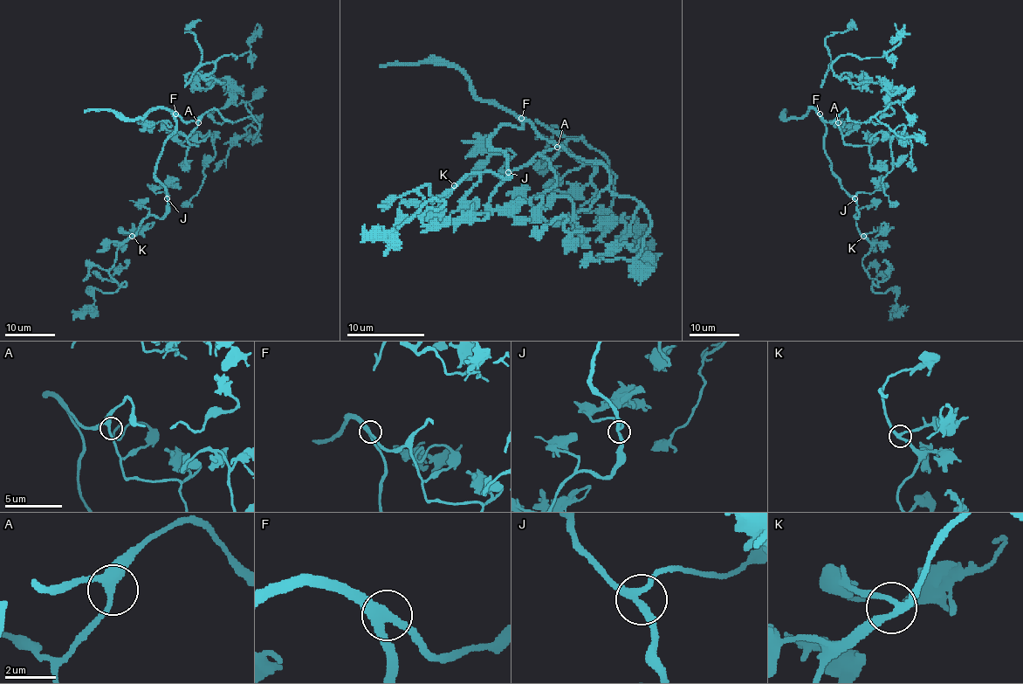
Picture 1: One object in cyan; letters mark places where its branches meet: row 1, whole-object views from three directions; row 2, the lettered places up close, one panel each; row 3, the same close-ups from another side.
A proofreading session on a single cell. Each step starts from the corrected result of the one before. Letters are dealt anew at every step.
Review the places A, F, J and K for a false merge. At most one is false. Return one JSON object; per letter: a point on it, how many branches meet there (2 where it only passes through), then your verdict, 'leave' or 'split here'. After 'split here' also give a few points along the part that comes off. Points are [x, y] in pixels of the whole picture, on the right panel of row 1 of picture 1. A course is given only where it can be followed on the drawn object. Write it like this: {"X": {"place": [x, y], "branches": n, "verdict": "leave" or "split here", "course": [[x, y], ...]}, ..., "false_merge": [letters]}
{"A": {"place": [838, 122], "branches": 3, "verdict": "leave"}, "F": {"place": [820, 114], "branches": 3, "verdict": "leave"}, "J": {"place": [854, 198], "branches": 3, "verdict": "leave"}, "K": {"place": [863, 236], "branches": 3, "verdict": "leave"}, "false_merge": []}

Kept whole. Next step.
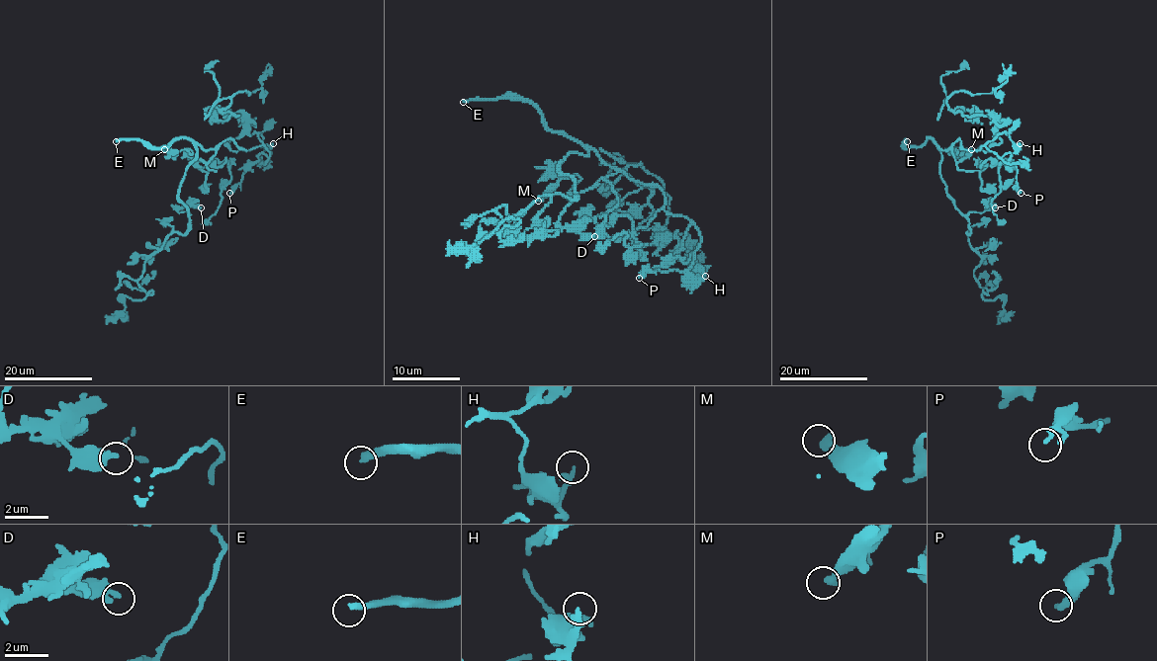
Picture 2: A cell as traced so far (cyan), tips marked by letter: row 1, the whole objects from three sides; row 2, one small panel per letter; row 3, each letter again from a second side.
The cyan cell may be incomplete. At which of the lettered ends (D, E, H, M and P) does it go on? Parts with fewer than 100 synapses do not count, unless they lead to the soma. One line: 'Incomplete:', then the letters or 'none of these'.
Incomplete: E

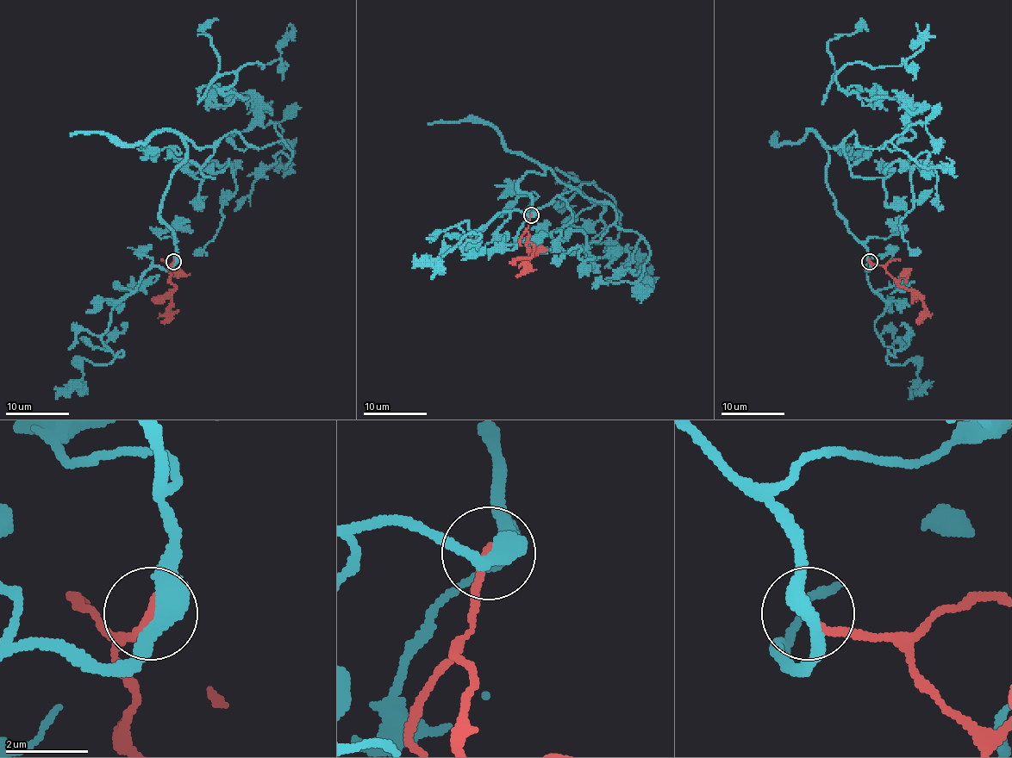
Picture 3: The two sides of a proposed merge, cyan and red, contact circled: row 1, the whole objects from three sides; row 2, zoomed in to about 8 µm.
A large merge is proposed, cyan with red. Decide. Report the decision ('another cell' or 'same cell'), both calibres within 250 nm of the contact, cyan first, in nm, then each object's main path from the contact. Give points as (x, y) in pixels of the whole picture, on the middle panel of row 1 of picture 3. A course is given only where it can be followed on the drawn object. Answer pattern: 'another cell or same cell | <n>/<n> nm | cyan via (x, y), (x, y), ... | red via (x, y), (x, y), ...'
same cell | 440/240 nm | cyan via (531, 215), (517, 185), (547, 167), (615, 212), (603, 258), (594, 182), (647, 262) | red via (531, 215), (527, 228), (528, 240), (533, 245), (533, 255), (528, 260), (527, 270), (521, 264), (519, 268)

